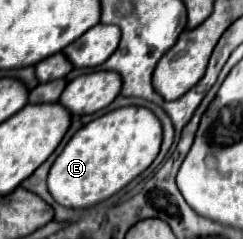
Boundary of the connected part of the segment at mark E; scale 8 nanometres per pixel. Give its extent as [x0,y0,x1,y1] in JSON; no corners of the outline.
[48,107,162,209]

